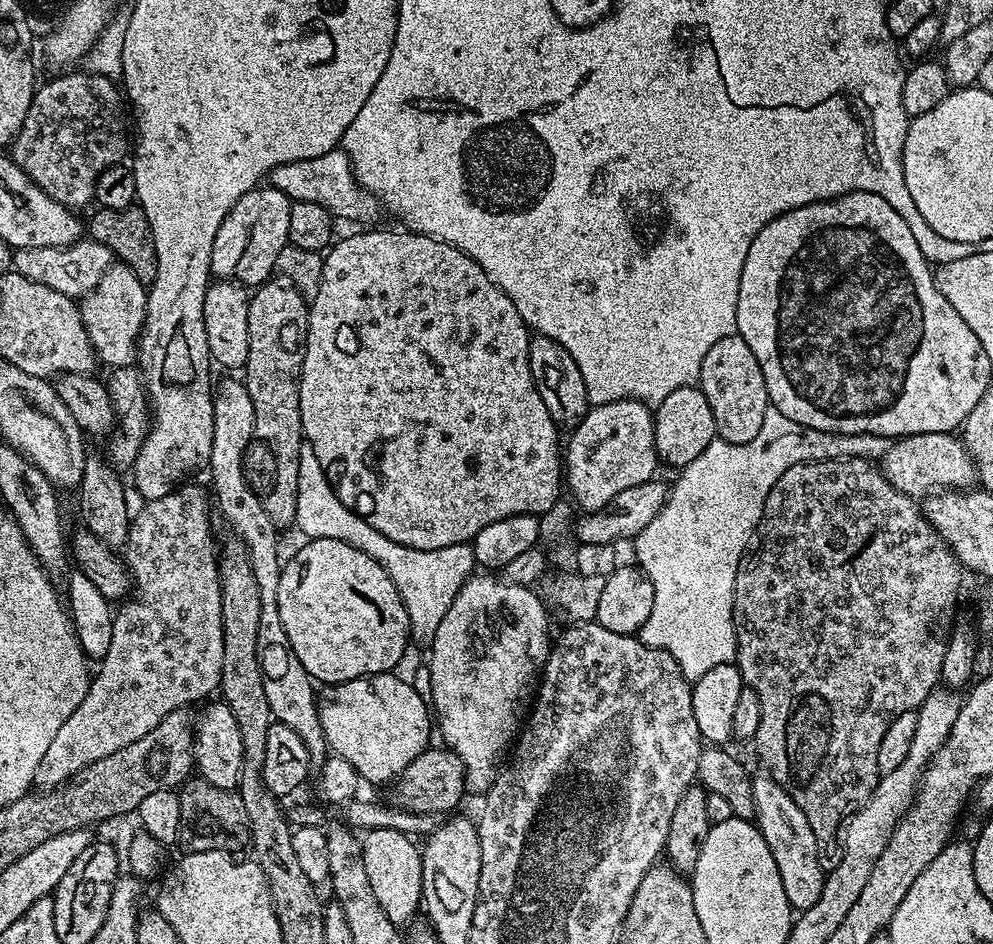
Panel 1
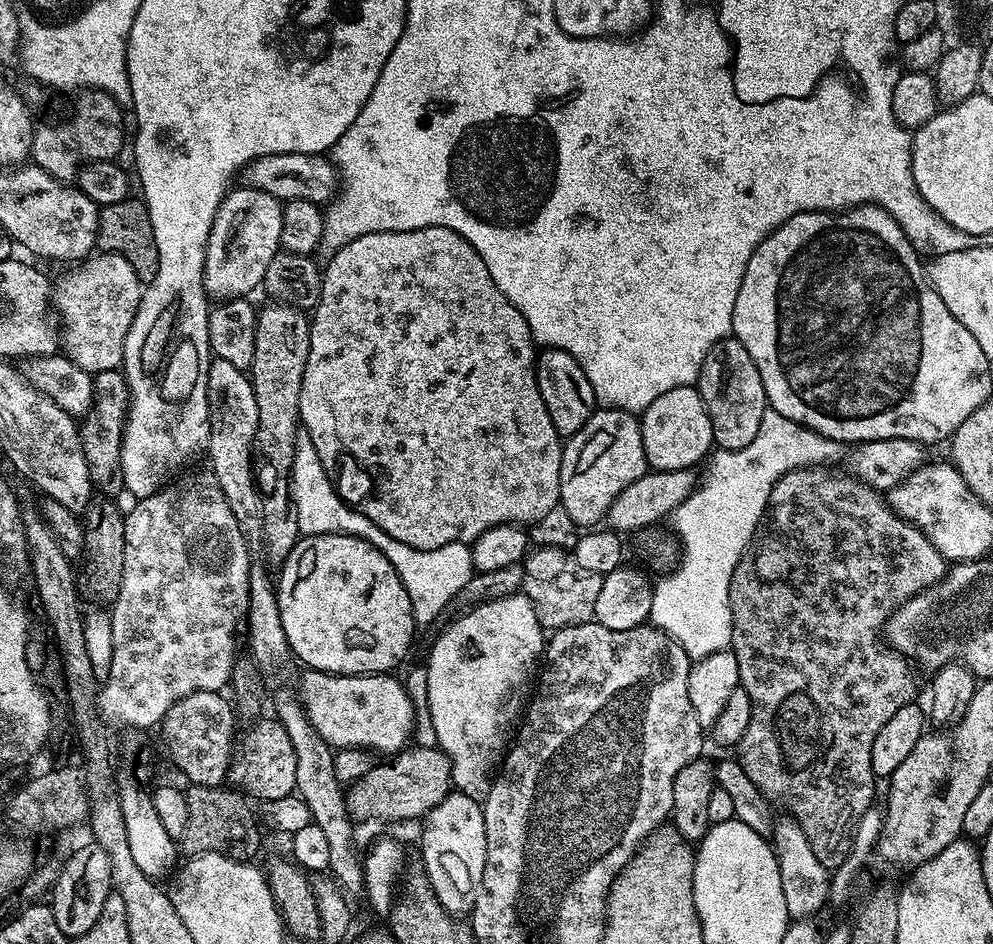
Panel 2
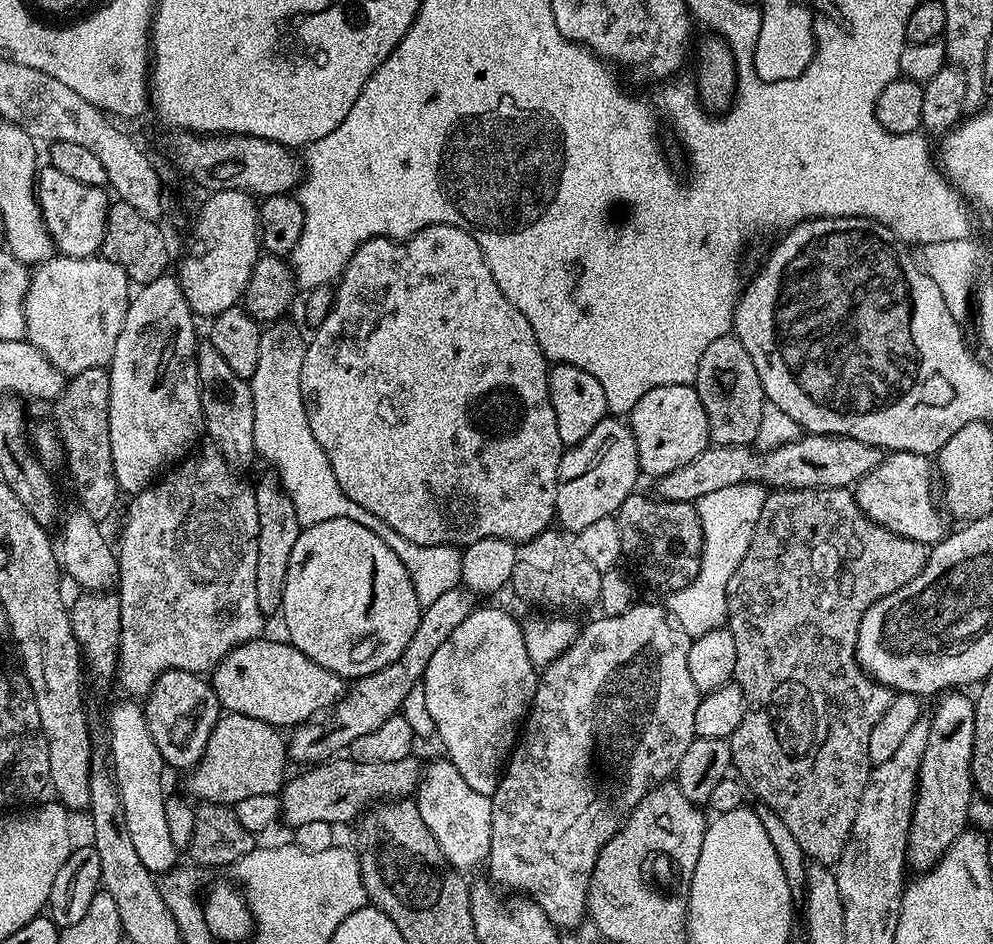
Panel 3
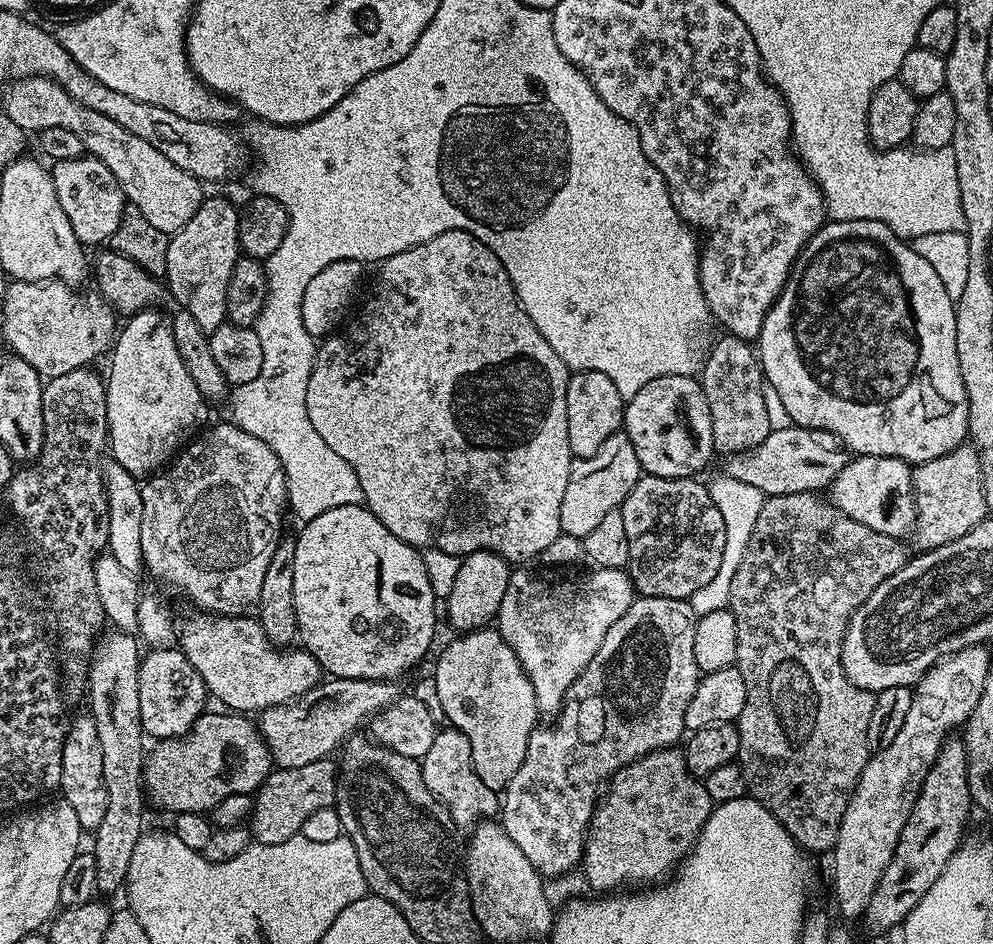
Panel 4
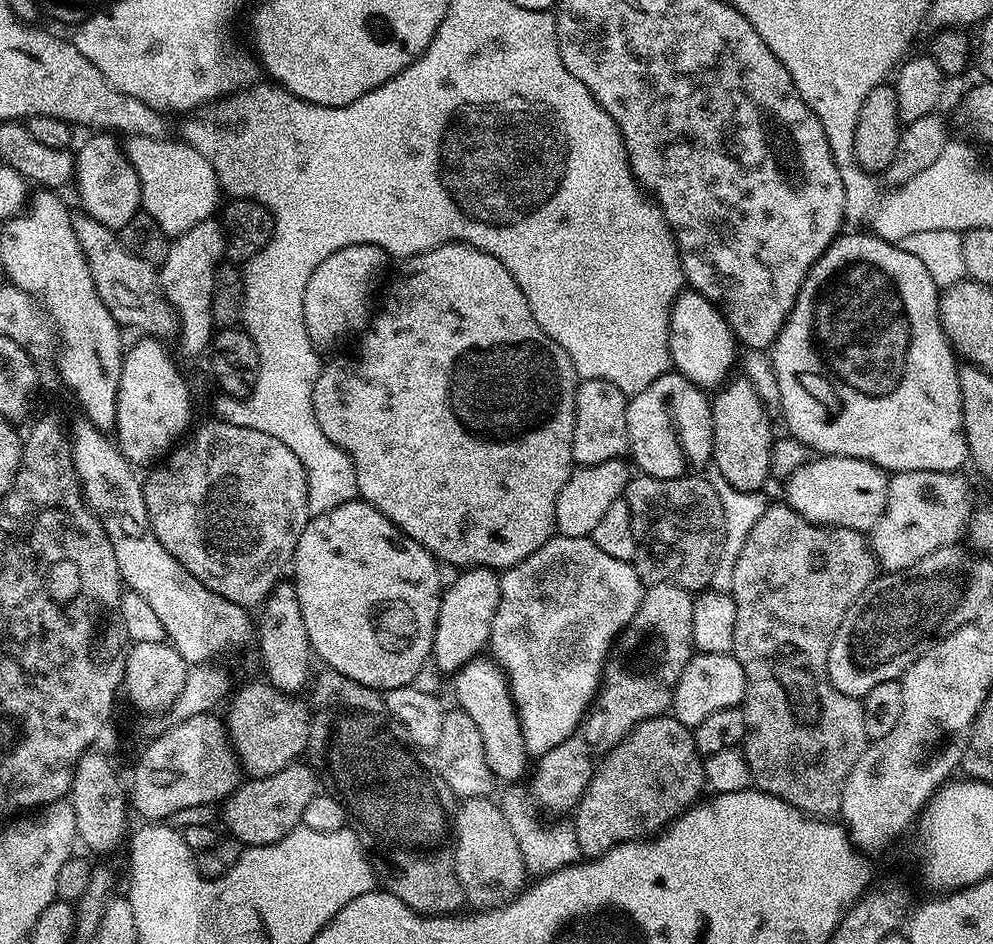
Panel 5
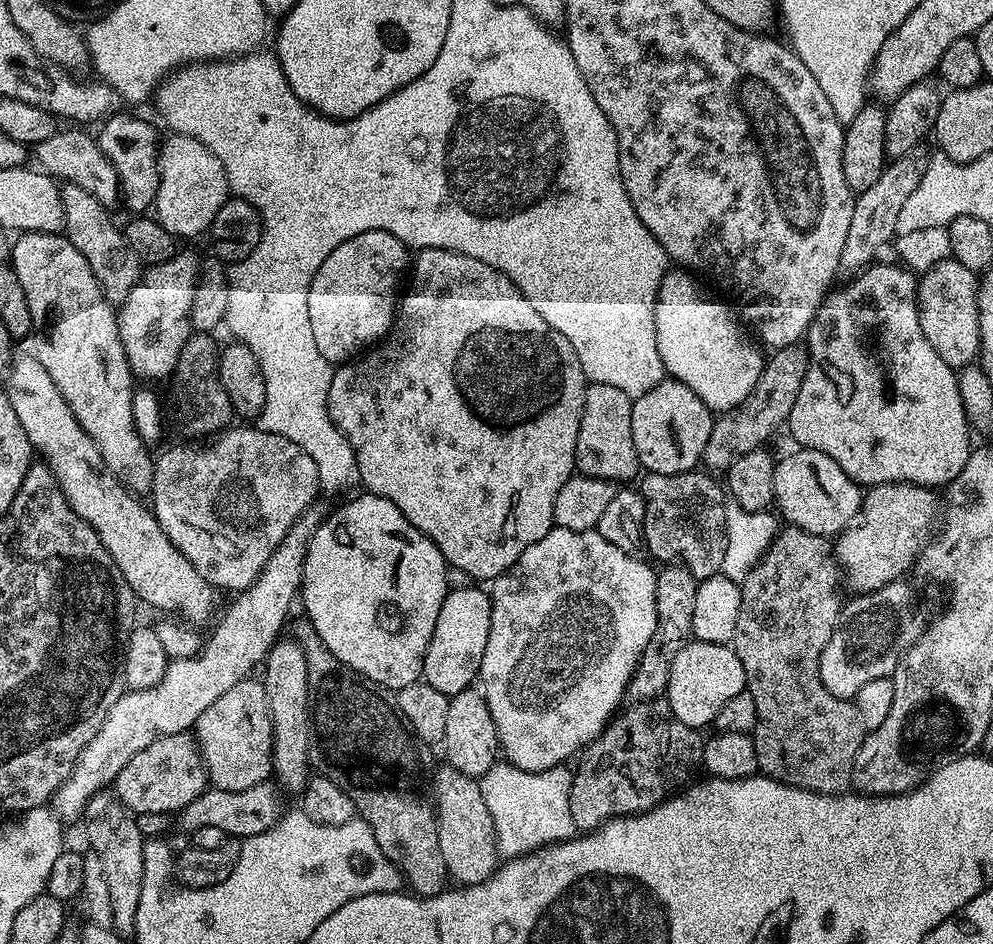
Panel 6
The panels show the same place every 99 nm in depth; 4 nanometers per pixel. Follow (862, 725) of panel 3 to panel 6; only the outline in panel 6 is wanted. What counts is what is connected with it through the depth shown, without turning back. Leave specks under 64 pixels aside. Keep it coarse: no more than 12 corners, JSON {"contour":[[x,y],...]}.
{"contour":[[777,531],[730,647],[760,772],[849,791],[866,735],[822,686],[842,615],[829,537]]}

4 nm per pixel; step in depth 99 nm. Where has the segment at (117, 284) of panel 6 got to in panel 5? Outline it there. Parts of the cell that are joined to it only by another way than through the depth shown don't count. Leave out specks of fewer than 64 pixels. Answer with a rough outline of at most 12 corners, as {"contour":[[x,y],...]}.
{"contour":[[73,215],[94,290],[121,329],[168,342],[180,319],[157,269]]}

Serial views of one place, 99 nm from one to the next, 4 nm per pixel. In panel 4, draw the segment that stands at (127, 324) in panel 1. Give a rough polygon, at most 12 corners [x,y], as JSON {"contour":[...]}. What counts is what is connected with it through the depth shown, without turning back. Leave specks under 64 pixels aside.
{"contour":[[12,280],[4,340],[42,378],[113,347],[99,291]]}

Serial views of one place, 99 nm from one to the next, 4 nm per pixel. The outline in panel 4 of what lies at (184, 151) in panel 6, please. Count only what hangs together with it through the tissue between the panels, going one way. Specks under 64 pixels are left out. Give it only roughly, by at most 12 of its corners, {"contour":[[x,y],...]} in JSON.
{"contour":[[45,76],[9,83],[25,133],[70,130],[125,201],[182,230],[206,199],[197,176],[82,106]]}

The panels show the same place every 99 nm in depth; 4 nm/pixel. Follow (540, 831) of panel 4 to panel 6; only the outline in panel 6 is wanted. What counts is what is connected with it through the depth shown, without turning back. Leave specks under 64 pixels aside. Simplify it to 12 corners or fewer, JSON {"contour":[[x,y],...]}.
{"contour":[[682,564],[657,571],[656,629],[629,701],[667,693],[692,636],[697,583]]}

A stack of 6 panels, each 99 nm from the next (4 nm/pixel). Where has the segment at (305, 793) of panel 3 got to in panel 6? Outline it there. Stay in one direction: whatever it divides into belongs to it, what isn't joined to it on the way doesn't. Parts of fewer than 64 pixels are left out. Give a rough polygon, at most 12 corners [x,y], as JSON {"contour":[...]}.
{"contour":[[271,779],[246,790],[209,787],[178,814],[185,834],[228,838],[270,830],[286,811]]}

